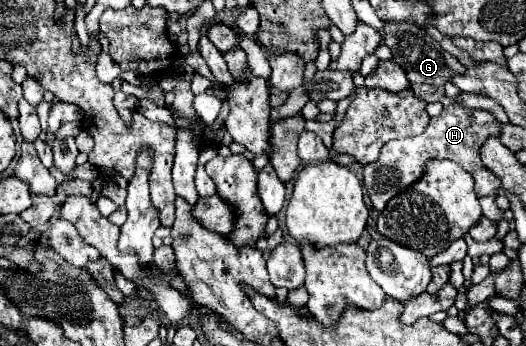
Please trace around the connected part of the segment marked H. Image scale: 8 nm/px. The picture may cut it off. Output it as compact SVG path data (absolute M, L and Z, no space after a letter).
M460 103L446 107L438 117L430 119L428 129L418 137L406 137L390 141L382 147L380 157L364 165L364 187L376 211L382 211L386 203L400 191L408 189L424 175L424 165L432 159L450 159L460 163L476 179L476 195L494 195L500 187L500 179L486 169L480 159L480 147L488 137L500 137L500 121L484 109L468 109Z

